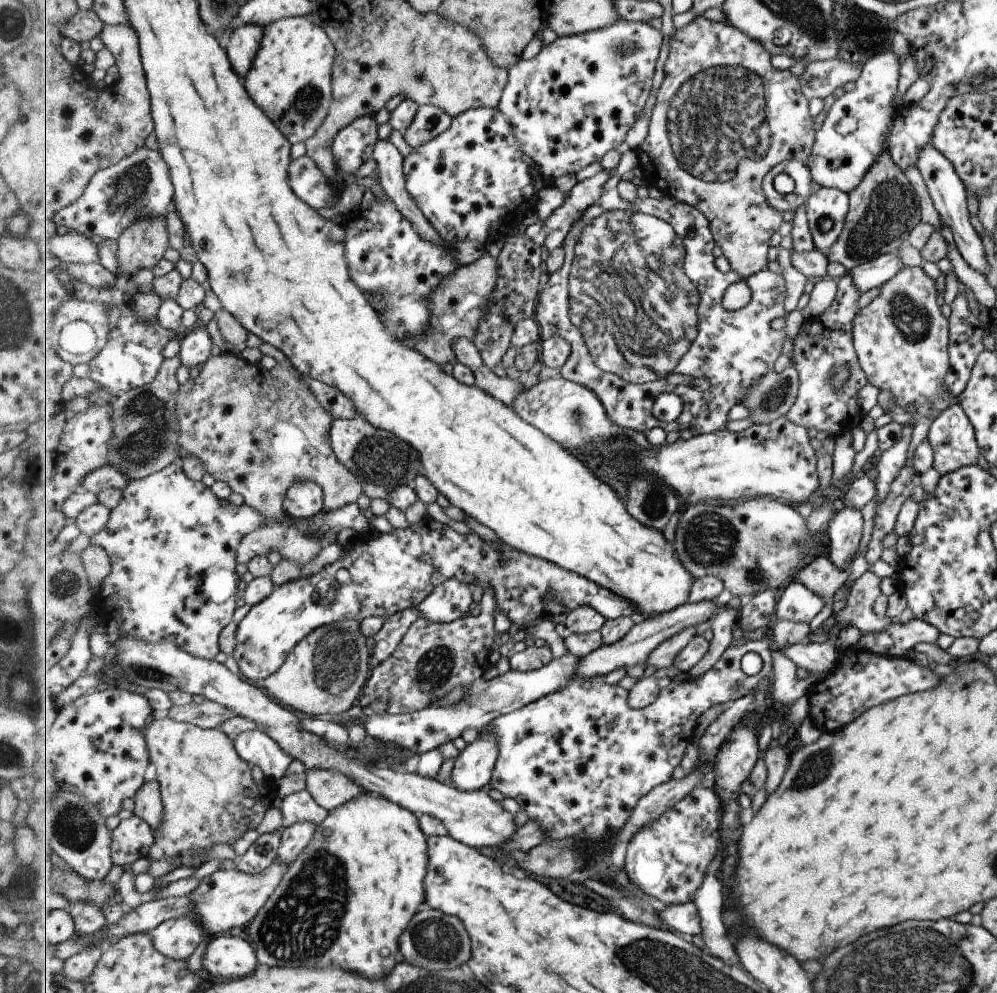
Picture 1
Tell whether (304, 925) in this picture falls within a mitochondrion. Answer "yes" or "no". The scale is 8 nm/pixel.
yes

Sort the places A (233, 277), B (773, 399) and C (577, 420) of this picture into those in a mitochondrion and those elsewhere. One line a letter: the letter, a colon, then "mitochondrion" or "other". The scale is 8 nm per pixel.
A: mitochondrion
B: mitochondrion
C: mitochondrion

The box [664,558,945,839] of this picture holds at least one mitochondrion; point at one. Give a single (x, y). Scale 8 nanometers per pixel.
(819, 765)

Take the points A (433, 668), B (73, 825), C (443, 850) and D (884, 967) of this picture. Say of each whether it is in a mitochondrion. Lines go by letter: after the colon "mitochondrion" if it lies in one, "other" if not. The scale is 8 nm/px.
A: mitochondrion
B: mitochondrion
C: other
D: mitochondrion

